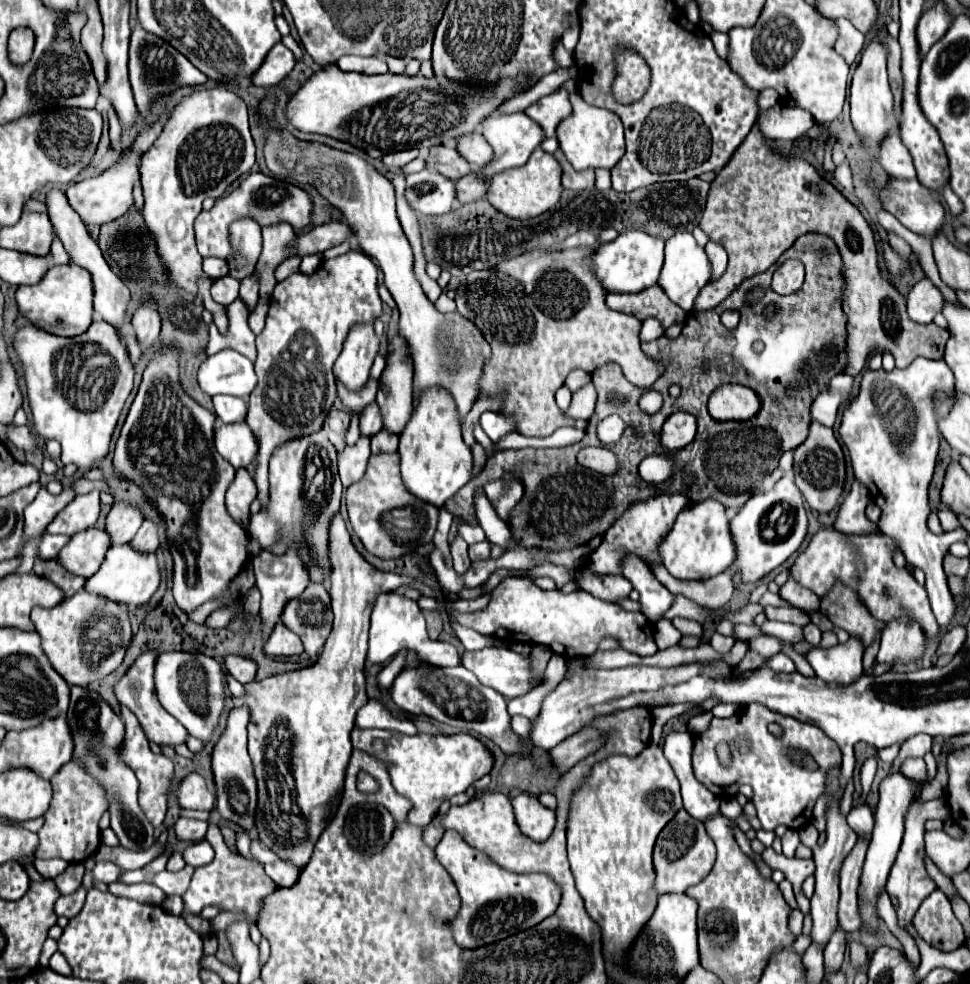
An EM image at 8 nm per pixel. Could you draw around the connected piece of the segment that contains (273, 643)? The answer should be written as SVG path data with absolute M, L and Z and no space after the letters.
M278 621L270 637L264 643L264 653L266 655L288 655L288 647L302 647L300 637L288 631L288 627L282 621Z

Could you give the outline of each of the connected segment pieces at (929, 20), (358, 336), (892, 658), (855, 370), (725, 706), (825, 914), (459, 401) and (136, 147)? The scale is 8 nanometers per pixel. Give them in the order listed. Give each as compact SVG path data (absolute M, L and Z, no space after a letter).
M942 1L924 11L916 27L916 41L922 55L926 55L930 47L946 35L950 23L952 23L952 17L946 13Z
M356 323L348 331L344 349L334 365L334 375L352 391L358 391L370 375L372 361L378 353L378 337L372 323Z
M908 617L892 619L884 627L884 639L876 655L876 663L906 663L918 659L924 651L922 627Z
M758 127L748 133L740 149L732 155L732 161L714 179L700 229L710 241L726 249L728 269L718 281L704 285L694 305L696 311L708 311L720 305L746 277L766 271L800 235L822 233L836 243L844 261L846 287L842 293L842 309L848 317L848 363L842 373L858 375L874 349L890 351L900 369L908 367L916 357L942 359L948 331L908 319L906 299L880 275L874 233L860 211L804 159L770 153Z
M720 703L715 706L711 711L714 717L728 718L735 715L739 710L739 705L731 703Z
M836 801L836 805L828 805L826 809L826 841L822 845L818 845L813 839L813 825L800 829L799 837L802 844L808 846L813 851L814 863L816 863L816 891L810 899L812 903L812 919L814 919L814 927L812 927L812 941L826 945L830 935L836 929L836 911L838 911L838 897L840 897L840 889L838 889L838 881L840 881L840 867L842 861L846 859L846 855L852 851L852 847L858 841L858 835L850 829L850 825L846 823L846 817L840 811L840 801Z
M274 97L260 101L260 115L270 121L270 133L264 143L264 157L270 173L276 177L292 177L298 185L312 185L324 199L330 201L330 205L342 211L360 249L384 271L384 283L400 309L400 335L406 339L414 359L414 393L424 387L440 385L452 393L458 411L464 417L478 397L476 381L490 349L472 321L460 317L456 311L452 315L442 315L426 299L412 271L414 255L396 215L392 183L374 165L354 153L344 153L324 143L300 141L286 129L276 127L274 107Z
M162 113L158 121L150 123L150 127L140 131L138 137L134 139L132 147L130 147L130 153L124 153L122 159L118 161L118 165L112 165L110 169L106 169L98 177L84 179L80 183L72 183L66 189L66 197L68 197L70 207L82 217L82 221L86 225L104 225L104 223L110 223L110 221L114 221L114 219L118 219L118 217L128 213L128 209L134 205L134 197L132 197L134 183L140 179L140 159L152 147L156 137L160 135L166 119L168 119L168 113Z

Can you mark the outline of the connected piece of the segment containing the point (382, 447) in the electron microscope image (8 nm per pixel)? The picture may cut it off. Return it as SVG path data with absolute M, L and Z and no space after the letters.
M380 429L380 433L376 433L372 437L372 453L392 453L398 449L398 435L386 431L386 429Z

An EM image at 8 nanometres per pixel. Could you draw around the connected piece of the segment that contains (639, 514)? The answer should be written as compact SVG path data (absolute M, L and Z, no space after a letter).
M656 495L646 499L644 503L634 503L630 509L606 531L602 545L592 551L592 555L584 561L584 569L594 575L622 575L622 559L626 555L640 557L646 565L662 565L660 559L660 541L672 529L676 515L688 505L686 495Z

